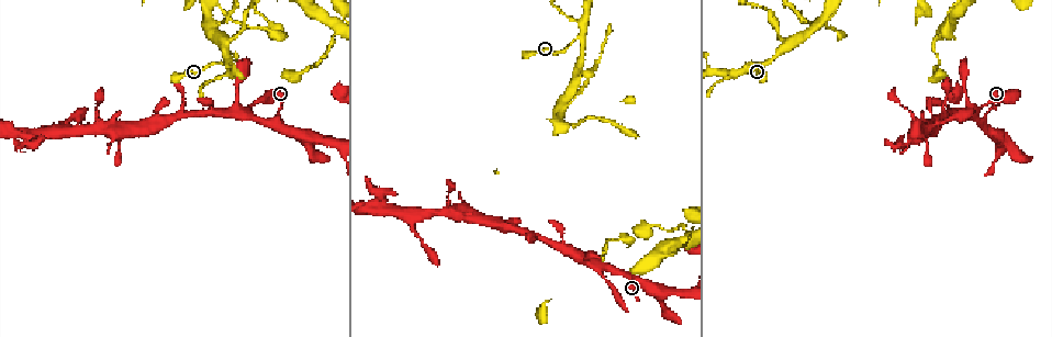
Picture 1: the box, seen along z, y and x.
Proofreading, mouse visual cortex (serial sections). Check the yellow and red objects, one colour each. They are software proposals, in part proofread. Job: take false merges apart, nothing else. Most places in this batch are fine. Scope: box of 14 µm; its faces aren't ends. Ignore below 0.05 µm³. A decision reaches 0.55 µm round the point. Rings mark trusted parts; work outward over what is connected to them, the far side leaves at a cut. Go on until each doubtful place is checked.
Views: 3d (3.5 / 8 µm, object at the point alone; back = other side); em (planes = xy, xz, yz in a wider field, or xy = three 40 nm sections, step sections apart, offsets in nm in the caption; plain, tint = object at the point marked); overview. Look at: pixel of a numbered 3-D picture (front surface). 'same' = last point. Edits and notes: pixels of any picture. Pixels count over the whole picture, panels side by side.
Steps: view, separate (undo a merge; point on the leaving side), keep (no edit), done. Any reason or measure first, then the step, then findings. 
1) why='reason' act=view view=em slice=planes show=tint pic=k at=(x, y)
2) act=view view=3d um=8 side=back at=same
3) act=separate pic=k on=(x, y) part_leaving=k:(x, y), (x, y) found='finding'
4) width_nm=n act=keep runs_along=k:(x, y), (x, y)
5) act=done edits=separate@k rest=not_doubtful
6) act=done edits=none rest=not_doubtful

why='branch point' act=view view=3d um=3.5 side=back pic=1 at=(580, 37)

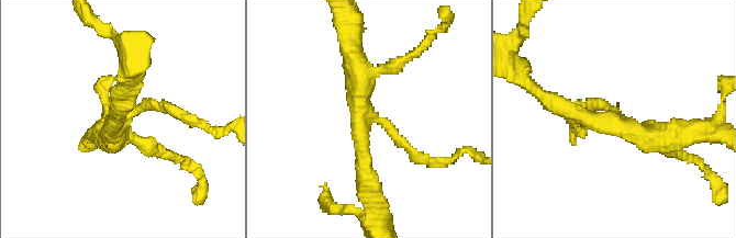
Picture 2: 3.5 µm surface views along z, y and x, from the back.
arms=3 act=keep runs_along=2:(424, 160), (370, 118), (367, 180) found='continuous, no second cell'

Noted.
why='side arm on a straight run' act=view view=3d um=3.5 pic=1 at=(785, 47)

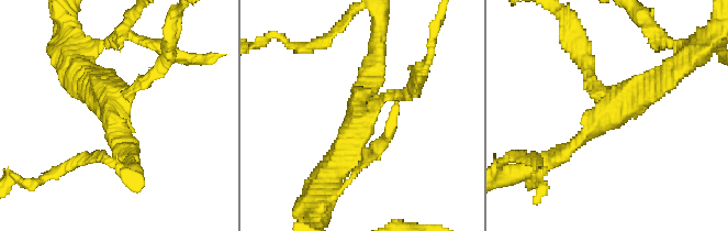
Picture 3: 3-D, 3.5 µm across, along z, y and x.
act=view view=em slice=planes show=tint pic=3 at=(609, 110)

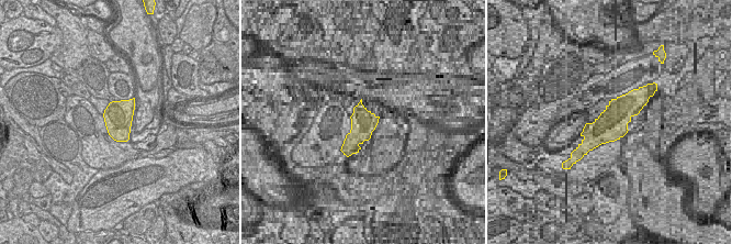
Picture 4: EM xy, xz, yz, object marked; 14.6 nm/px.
arms=3 arm_widths_nm=150,200,400 act=keep runs_along=3:(557, 156), (622, 95), (663, 78) found='continuous, no second cell'

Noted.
why='calibre changes' act=view view=3d um=3.5 pic=1 at=(572, 127)

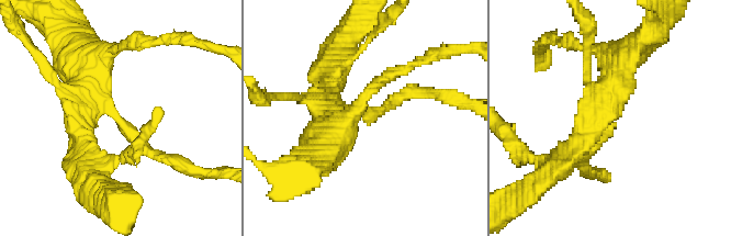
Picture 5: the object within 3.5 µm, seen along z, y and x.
why='now the EM' act=view view=em slice=xy step=3 show=plain pic=5 at=(120, 117)

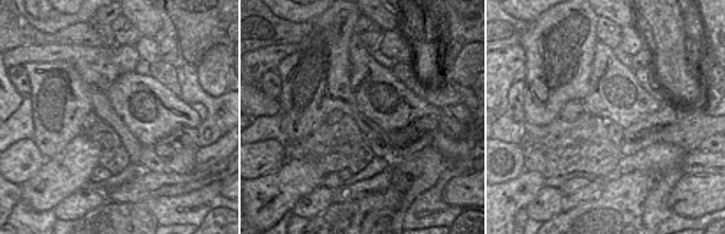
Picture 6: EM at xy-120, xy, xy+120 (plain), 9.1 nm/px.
why='where the object lies' act=view view=em slice=xy step=3 show=tint at=same

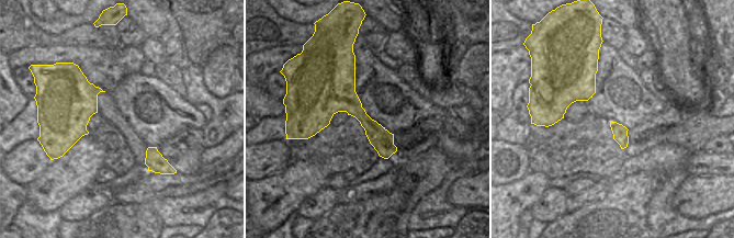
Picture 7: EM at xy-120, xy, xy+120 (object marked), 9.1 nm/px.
arm_widths_nm=150,200,400,400 act=keep runs_along=5:(324, 97), (371, 116), (418, 93) found='one cell here'

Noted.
act=done edits=none rest=not_doubtful

